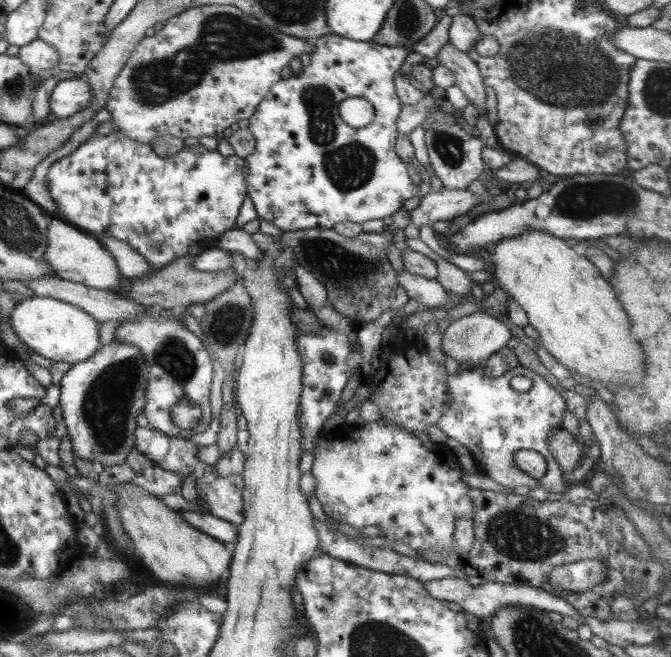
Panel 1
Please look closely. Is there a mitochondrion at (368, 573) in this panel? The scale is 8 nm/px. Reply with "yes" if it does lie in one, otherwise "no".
no

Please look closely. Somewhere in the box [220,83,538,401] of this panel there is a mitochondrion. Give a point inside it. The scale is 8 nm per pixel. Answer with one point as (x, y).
(363, 279)

